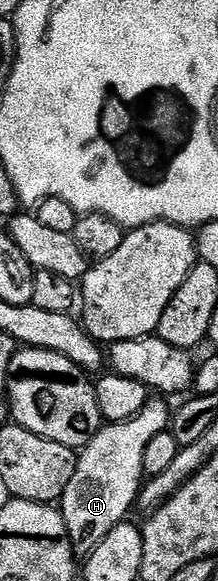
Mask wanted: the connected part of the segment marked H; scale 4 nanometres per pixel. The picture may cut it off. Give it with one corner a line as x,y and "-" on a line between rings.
162,397
147,398
144,409
140,409
136,417
119,423
106,423
96,437
78,451
76,473
72,473
72,481
68,481
68,489
64,489
60,500
75,560
85,561
92,549
96,549
96,545
116,529
116,525
127,522
129,515
126,514
135,510
138,492
144,486
148,441
170,426
172,407
166,403
169,402

